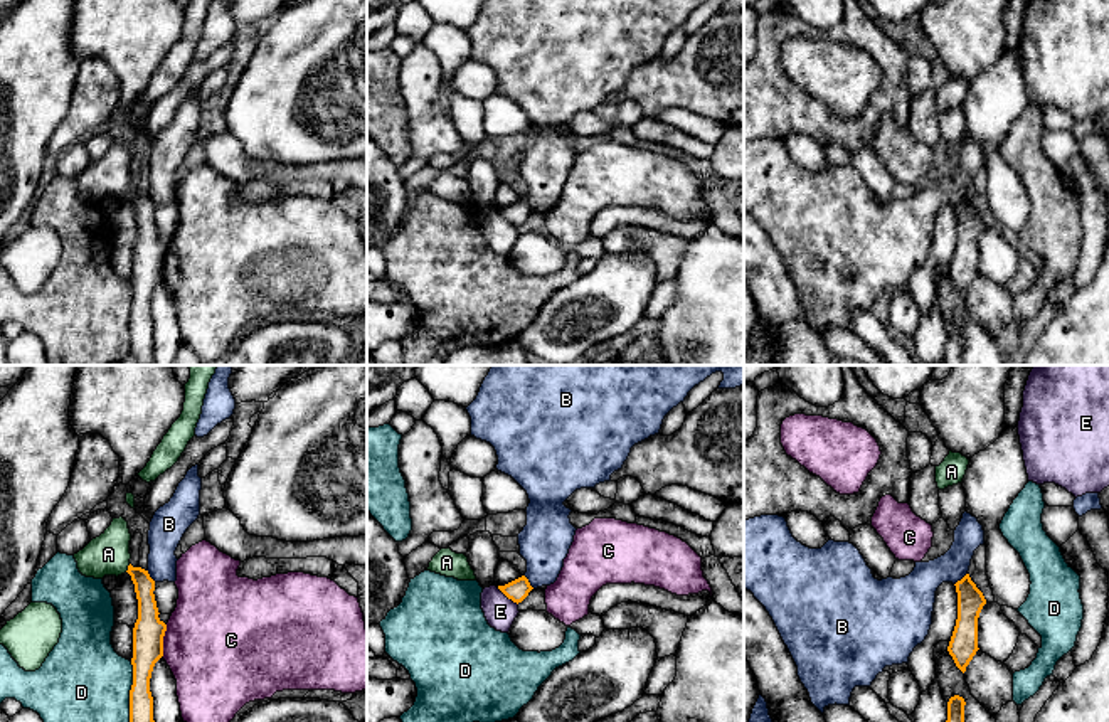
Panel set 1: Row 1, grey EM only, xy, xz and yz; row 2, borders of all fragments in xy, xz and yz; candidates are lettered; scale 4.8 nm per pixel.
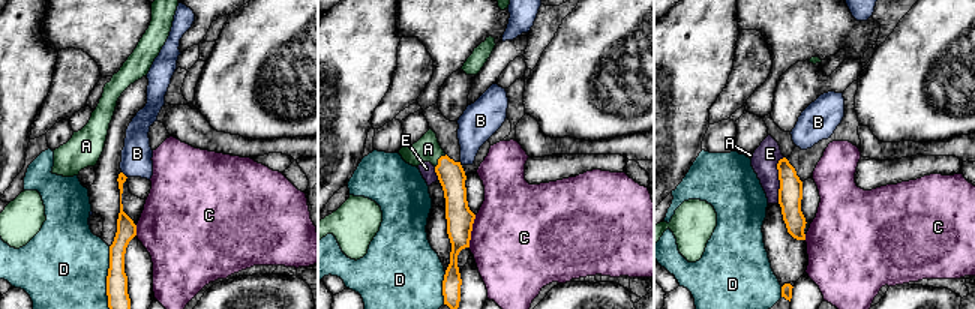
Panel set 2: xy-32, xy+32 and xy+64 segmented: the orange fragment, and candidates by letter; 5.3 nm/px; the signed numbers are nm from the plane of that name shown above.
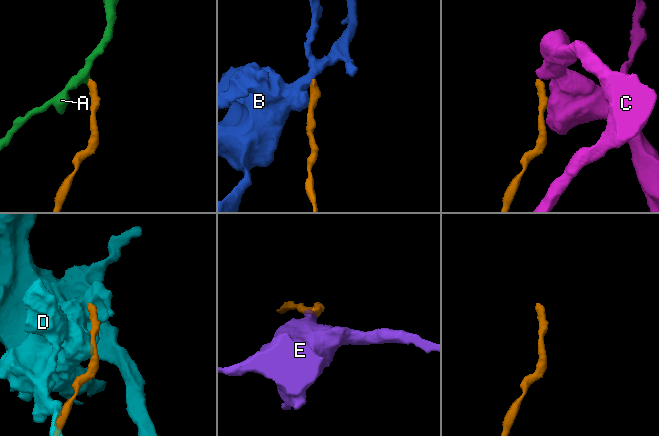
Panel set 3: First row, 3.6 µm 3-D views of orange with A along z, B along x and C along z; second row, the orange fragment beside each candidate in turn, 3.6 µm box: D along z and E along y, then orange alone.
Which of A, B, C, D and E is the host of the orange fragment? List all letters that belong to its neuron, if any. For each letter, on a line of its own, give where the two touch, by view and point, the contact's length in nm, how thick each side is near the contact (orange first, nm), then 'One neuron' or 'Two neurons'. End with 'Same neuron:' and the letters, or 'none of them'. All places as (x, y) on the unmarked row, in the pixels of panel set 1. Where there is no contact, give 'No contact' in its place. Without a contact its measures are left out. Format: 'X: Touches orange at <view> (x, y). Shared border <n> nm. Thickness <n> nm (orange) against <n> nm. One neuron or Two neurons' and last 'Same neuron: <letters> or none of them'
A: Touches orange at xy (128, 191). Shared border 50 nm. Thickness 100 nm (orange) against 200 nm. One neuron
B: Touches orange at xz (529, 206). Shared border 80 nm. Thickness 100 nm (orange) against 240 nm. Two neurons
C: Touches orange at xy (162, 263). Shared border 150 nm. Thickness 150 nm (orange) against 480 nm. Two neurons
D: Touches orange at xy (130, 318). Shared border 320 nm. Thickness 140 nm (orange) against 460 nm. Two neurons
E: Touches orange at xz (507, 219). Shared border 130 nm. Thickness 100 nm (orange) against 150 nm. Two neurons
Same neuron: A

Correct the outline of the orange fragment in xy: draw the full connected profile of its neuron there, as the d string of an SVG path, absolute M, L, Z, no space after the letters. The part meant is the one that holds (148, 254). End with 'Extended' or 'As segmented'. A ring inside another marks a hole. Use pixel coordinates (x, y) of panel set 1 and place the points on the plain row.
M119 140L82 173L74 177L77 192L86 200L103 202L128 195L138 222L138 242L133 251L133 308L130 313L130 353L136 365L153 364L153 320L150 301L155 286L163 279L167 247L158 241L155 204L148 194L130 187L131 157L128 145Z. Extended

